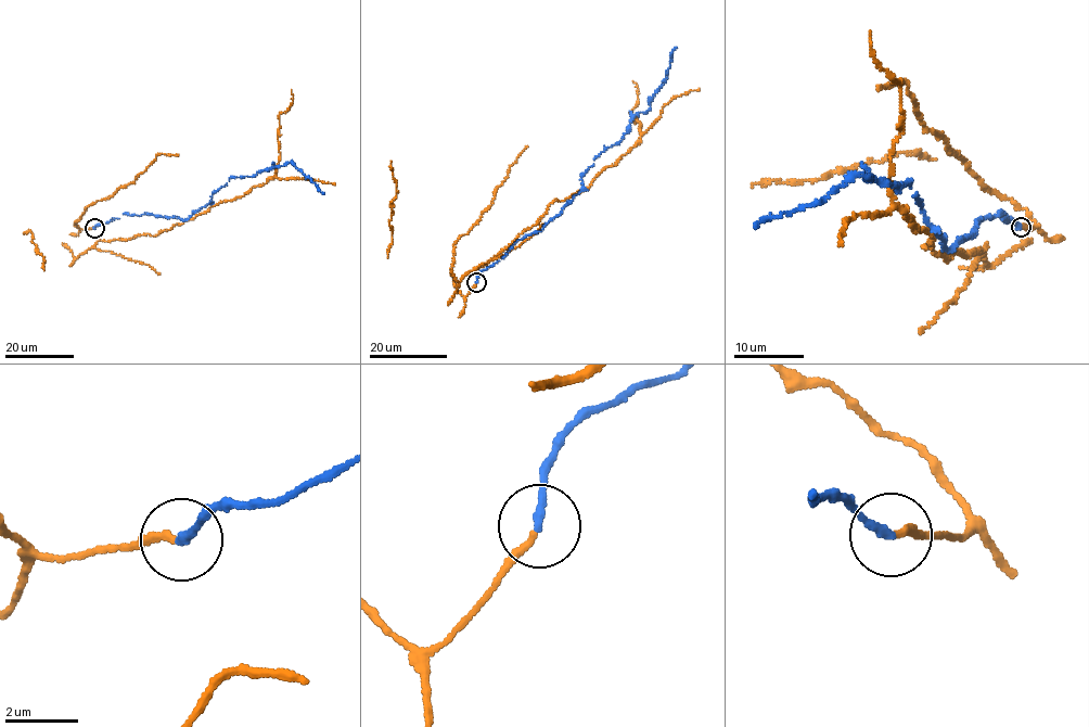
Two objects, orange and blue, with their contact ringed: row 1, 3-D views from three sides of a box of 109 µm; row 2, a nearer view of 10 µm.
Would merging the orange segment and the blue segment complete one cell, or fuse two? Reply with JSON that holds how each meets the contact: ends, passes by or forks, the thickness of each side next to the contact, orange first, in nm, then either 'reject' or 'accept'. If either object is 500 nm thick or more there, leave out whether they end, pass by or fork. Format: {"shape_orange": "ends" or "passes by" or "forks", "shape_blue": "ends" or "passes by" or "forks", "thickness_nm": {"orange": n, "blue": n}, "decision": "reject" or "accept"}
{"shape_orange": "ends", "shape_blue": "ends", "thickness_nm": {"orange": 200, "blue": 220}, "decision": "accept"}

